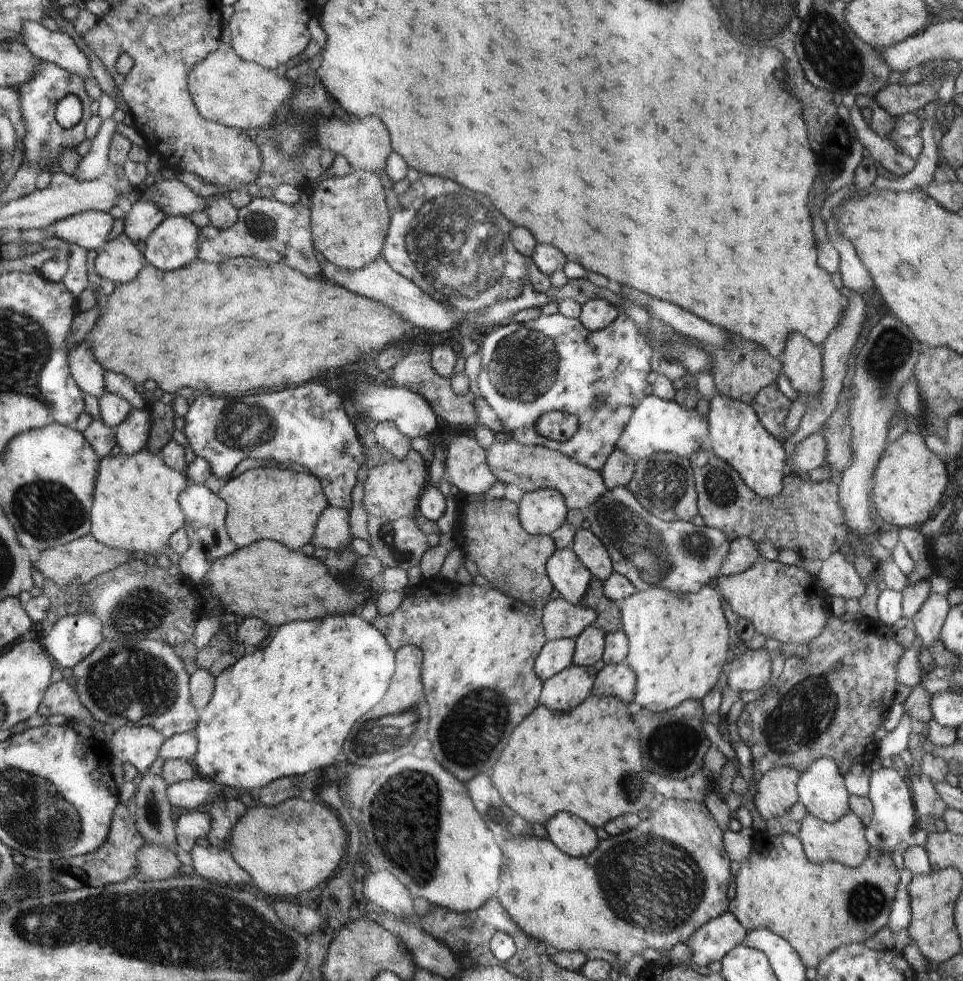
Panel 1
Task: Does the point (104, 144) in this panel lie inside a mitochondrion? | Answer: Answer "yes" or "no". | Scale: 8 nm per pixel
no

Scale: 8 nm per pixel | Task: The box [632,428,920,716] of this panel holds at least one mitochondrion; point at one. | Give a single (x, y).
(663, 482)

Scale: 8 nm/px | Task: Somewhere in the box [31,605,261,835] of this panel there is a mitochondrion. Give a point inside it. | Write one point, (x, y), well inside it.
(130, 682)

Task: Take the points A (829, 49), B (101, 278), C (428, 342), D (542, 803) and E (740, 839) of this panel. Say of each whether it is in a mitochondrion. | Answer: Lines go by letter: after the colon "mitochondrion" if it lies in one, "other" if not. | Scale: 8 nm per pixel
A: mitochondrion
B: other
C: other
D: other
E: other

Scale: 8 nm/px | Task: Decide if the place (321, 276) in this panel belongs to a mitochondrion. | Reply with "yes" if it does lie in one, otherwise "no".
no

